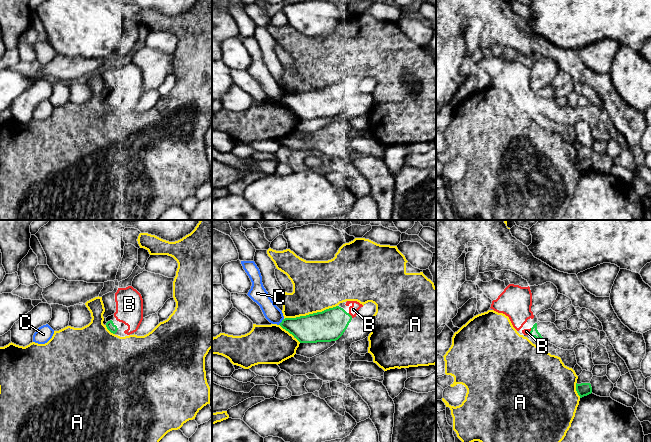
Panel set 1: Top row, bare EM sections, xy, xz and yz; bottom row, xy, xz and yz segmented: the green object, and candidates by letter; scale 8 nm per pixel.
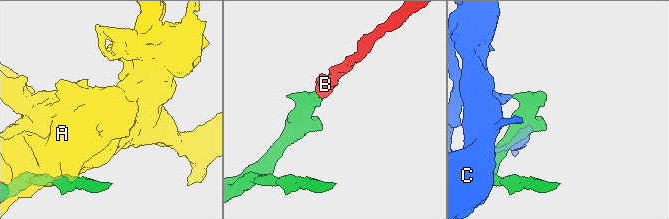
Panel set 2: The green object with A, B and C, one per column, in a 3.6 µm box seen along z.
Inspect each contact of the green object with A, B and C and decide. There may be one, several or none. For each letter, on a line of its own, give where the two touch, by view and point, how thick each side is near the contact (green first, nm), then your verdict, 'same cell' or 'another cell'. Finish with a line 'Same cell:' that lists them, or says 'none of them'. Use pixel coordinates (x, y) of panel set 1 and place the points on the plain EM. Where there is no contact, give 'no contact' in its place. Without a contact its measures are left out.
A: meets green in xz at (310, 90); 260 nm thick on the green side, 400 nm on the other; another cell
B: meets green in xz at (350, 91); 260 nm thick on the green side, 70 nm on the other; same cell
C: meets green in xz at (282, 97); 240 nm thick on the green side, 140 nm on the other; another cell
Same cell: B

